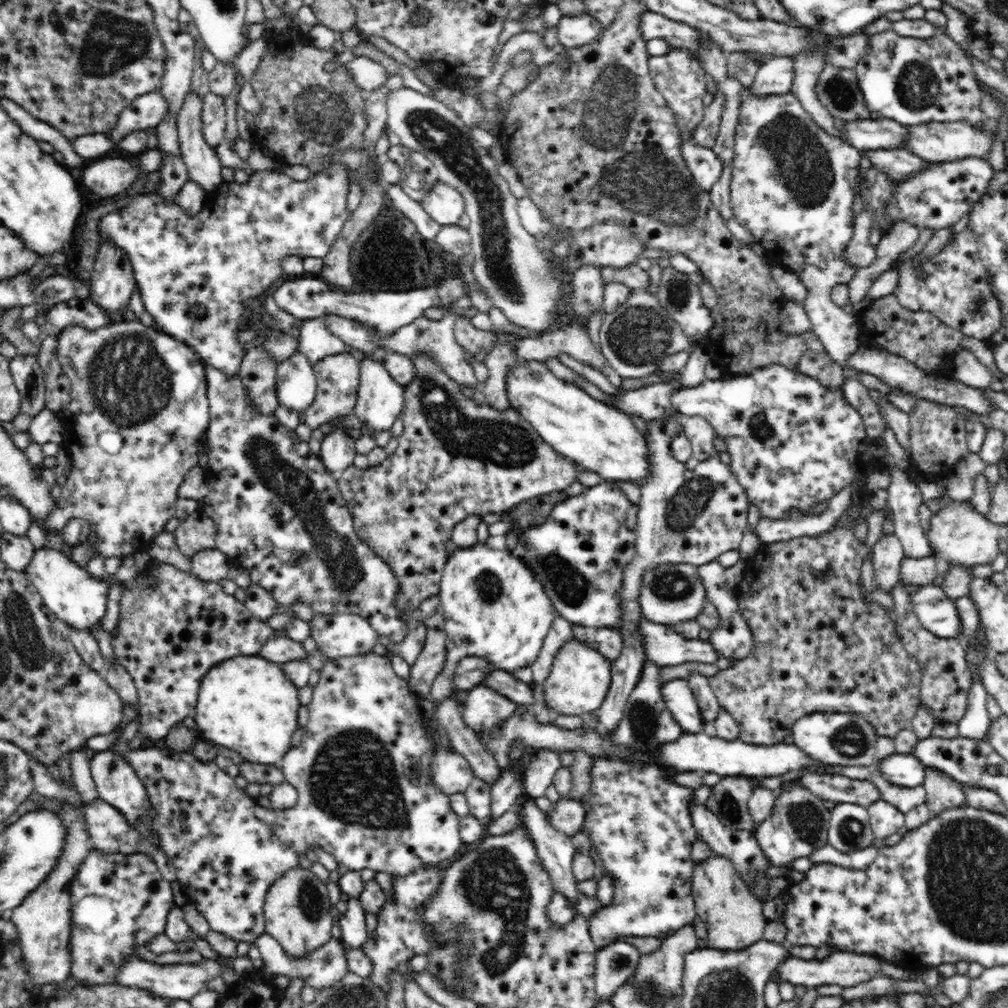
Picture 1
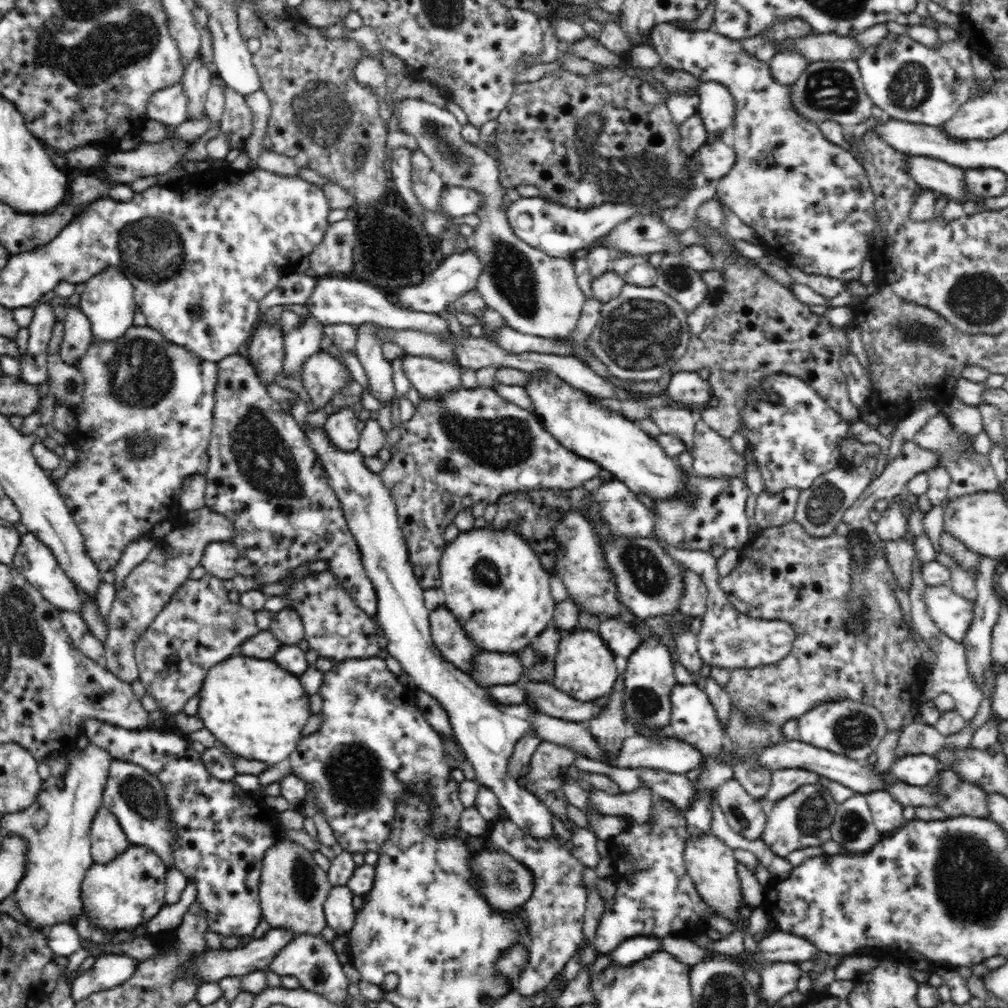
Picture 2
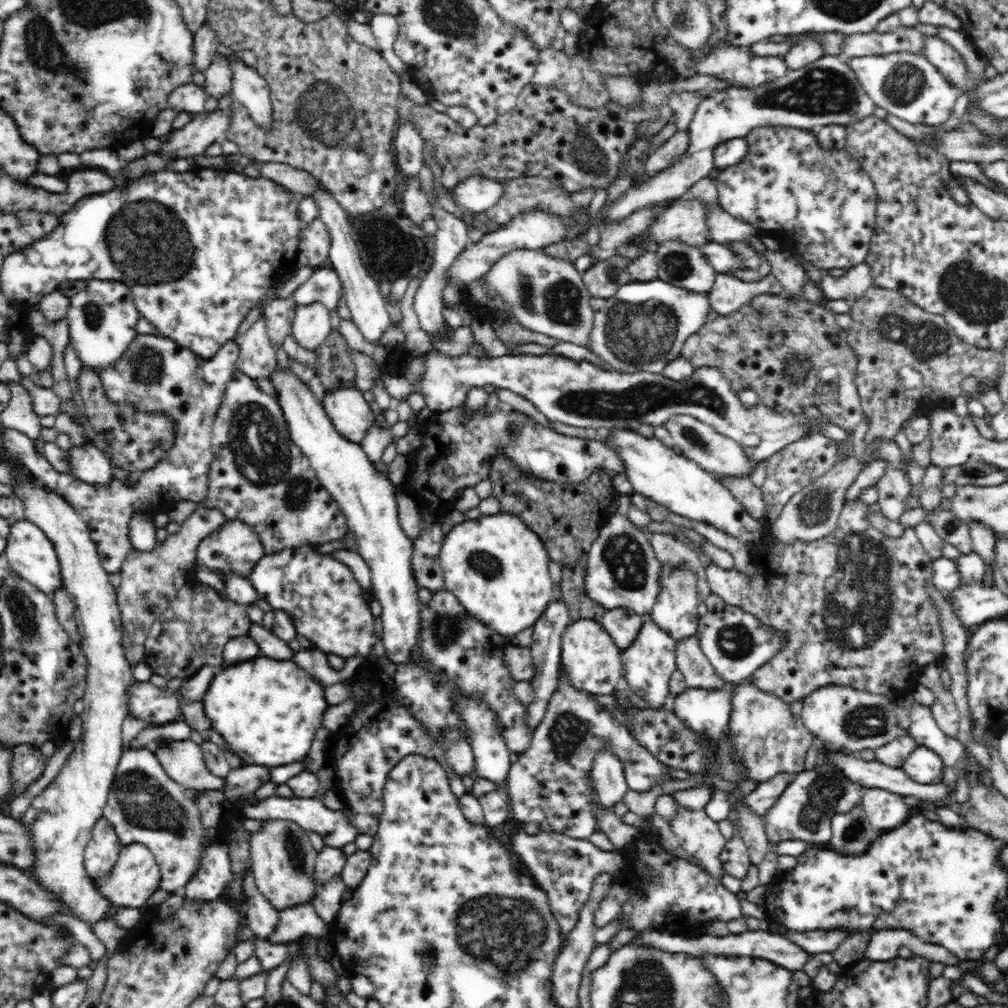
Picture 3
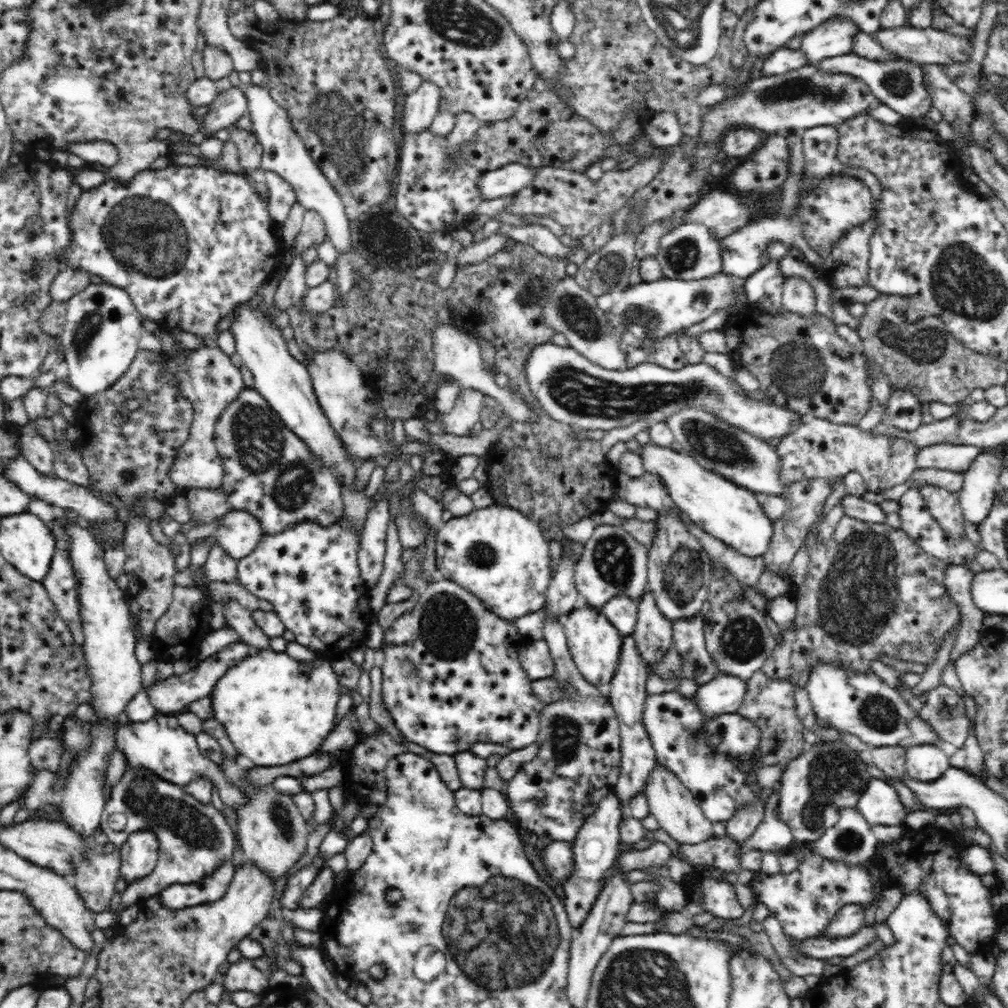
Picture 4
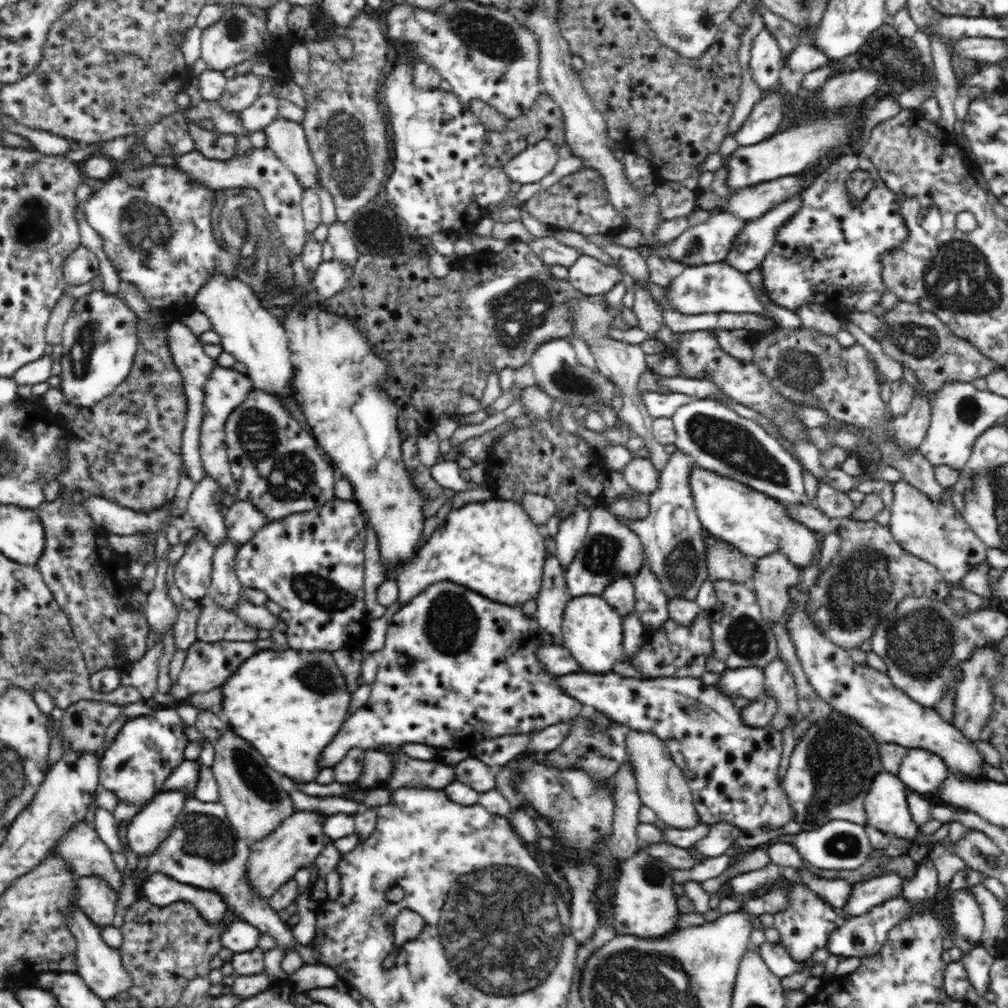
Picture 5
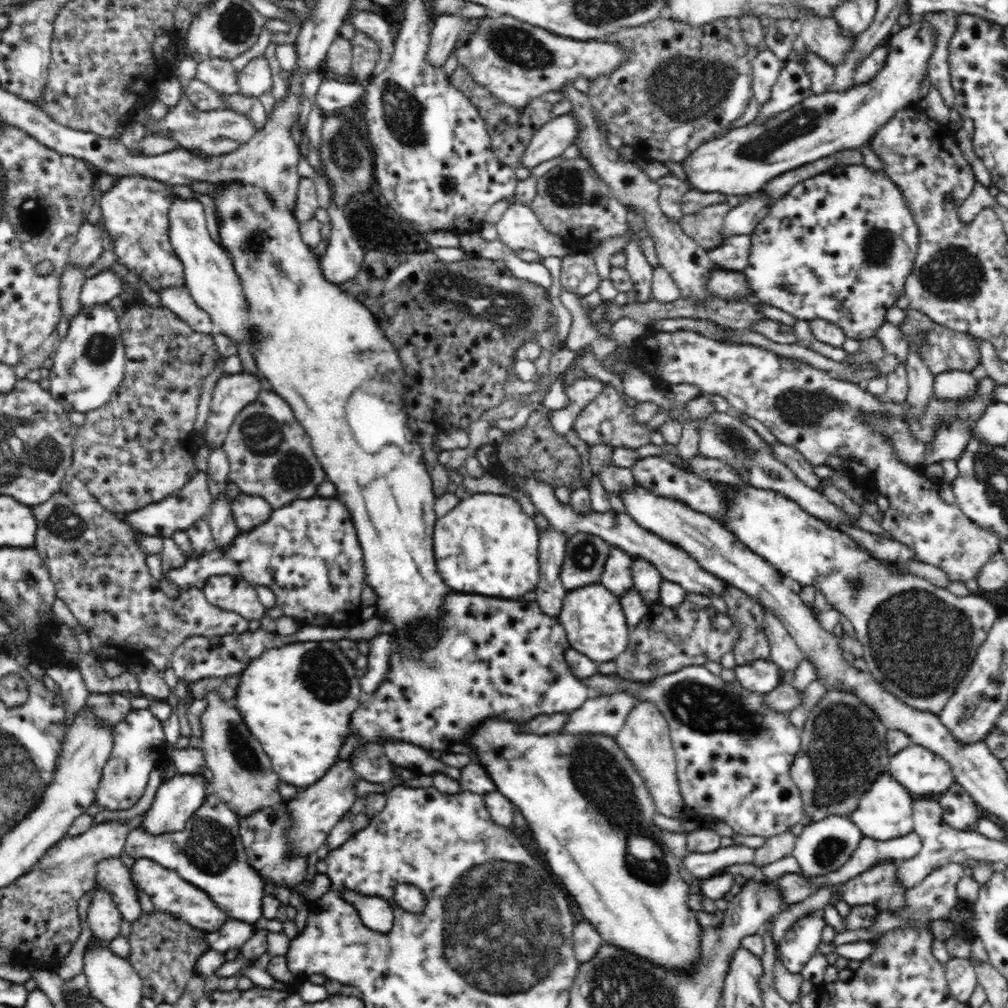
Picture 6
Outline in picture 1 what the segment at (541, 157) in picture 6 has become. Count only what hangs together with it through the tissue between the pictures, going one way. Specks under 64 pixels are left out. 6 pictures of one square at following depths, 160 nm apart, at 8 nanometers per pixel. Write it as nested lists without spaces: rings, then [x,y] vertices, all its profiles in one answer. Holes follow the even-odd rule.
[[[436,182],[424,200],[420,201],[422,209],[442,227],[456,225],[465,213],[464,198],[454,188]]]

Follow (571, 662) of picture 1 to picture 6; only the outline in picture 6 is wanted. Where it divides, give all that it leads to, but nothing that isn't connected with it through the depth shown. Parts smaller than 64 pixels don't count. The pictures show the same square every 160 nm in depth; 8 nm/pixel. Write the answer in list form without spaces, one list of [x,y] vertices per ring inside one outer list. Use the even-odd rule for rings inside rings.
[[[601,583],[574,589],[574,628],[565,628],[570,647],[598,664],[616,660],[629,644],[629,627],[621,597]]]

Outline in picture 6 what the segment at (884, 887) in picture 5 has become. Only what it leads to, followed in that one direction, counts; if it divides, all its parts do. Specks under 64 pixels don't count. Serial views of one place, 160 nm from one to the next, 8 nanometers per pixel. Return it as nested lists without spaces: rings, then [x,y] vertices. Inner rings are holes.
[[[917,800],[913,802],[913,821],[914,831],[918,833],[918,836],[922,839],[922,850],[913,858],[902,861],[899,870],[898,877],[902,879],[902,883],[906,883],[908,888],[916,886],[919,882],[922,882],[932,870],[944,866],[944,864],[950,864],[950,862],[958,862],[963,864],[966,860],[958,860],[958,844],[956,844],[956,836],[942,836],[943,810],[939,805],[939,802],[934,800]]]

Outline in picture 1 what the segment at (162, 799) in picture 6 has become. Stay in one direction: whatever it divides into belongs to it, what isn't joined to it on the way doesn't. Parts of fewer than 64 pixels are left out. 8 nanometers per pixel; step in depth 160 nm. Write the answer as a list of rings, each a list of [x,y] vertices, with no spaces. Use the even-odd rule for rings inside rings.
[[[93,848],[86,856],[85,861],[78,867],[77,873],[74,875],[73,881],[69,884],[69,893],[72,903],[71,918],[73,919],[73,929],[70,931],[70,954],[71,954],[71,969],[69,976],[77,980],[80,985],[92,988],[92,986],[104,986],[104,984],[114,984],[116,974],[120,970],[120,966],[124,964],[126,958],[136,956],[136,946],[147,946],[148,942],[158,936],[158,934],[165,934],[167,917],[170,909],[176,906],[170,883],[161,875],[157,864],[153,859],[143,852],[134,854],[122,853],[102,853],[98,849]]]

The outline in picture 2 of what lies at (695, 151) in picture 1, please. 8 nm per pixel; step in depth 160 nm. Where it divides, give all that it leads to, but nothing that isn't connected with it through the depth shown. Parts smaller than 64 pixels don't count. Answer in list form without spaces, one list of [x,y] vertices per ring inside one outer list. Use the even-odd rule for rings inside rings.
[[[720,138],[702,145],[693,155],[702,165],[702,173],[706,181],[718,181],[735,166],[735,152]]]

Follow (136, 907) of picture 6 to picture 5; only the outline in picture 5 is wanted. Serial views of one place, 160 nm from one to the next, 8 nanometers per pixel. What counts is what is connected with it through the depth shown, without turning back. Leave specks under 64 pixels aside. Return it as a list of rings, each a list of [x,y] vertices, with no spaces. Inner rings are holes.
[[[85,821],[73,826],[72,830],[53,846],[49,855],[55,853],[66,857],[76,875],[80,877],[100,875],[119,894],[122,871],[116,869],[108,845],[92,826],[86,825]]]

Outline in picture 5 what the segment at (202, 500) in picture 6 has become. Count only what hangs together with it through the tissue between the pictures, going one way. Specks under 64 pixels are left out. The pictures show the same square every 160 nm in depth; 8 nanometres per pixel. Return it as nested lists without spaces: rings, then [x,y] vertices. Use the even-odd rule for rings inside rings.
[[[88,494],[86,496],[86,509],[95,519],[97,526],[102,527],[108,534],[128,534],[152,532],[156,535],[158,530],[168,522],[167,506],[155,507],[154,510],[134,511],[111,500],[95,497]]]

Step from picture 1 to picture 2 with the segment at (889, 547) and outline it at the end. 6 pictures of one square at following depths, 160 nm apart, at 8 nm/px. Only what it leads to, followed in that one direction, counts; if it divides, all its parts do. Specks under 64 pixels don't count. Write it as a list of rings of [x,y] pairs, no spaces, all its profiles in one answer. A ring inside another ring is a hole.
[[[902,495],[887,499],[889,507],[881,513],[881,517],[875,523],[876,533],[883,542],[898,540],[906,533],[907,519],[903,511]]]

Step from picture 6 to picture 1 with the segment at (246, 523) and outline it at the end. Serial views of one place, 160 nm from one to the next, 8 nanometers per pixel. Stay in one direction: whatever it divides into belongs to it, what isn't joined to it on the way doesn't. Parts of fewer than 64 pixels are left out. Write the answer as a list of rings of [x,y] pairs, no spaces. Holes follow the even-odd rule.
[[[206,549],[189,558],[190,572],[204,582],[225,582],[232,564],[218,549]]]

